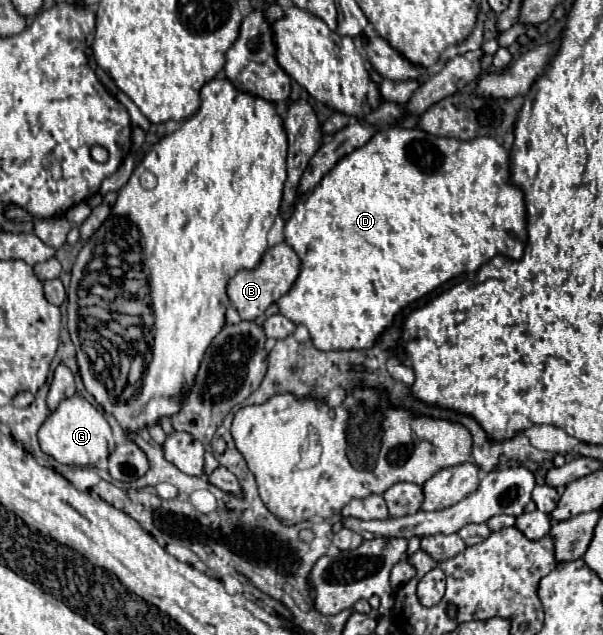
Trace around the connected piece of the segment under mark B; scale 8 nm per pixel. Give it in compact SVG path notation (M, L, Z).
M277 243L263 253L263 259L255 269L241 269L235 277L227 281L229 301L237 309L241 319L253 321L261 317L271 303L275 303L281 295L285 295L291 289L293 281L299 275L299 269L301 269L301 261L295 255L295 251L287 243Z

